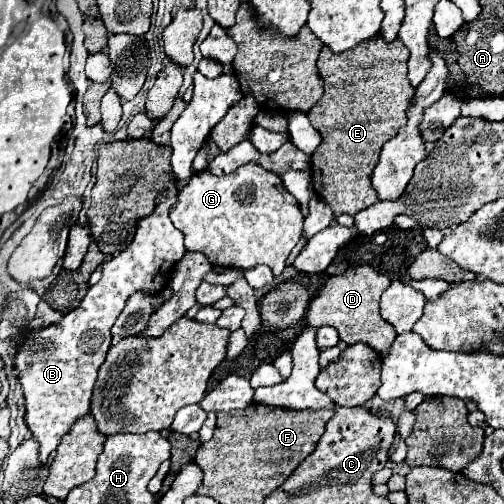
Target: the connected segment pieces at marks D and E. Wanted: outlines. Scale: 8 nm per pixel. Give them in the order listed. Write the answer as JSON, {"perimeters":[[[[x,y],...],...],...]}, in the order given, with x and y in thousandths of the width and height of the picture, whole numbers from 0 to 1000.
{"perimeters":[[[[706,528],[675,548],[655,548],[639,567],[639,575],[615,595],[603,639],[623,651],[659,647],[671,655],[671,671],[679,679],[687,683],[722,679],[738,694],[758,698],[786,671],[786,655],[778,655],[778,647],[770,647],[770,639],[762,639],[750,619],[754,587],[770,567],[774,567],[774,552],[750,544],[738,528]]],[[[754,67],[683,107],[667,107],[651,91],[635,103],[631,139],[647,171],[643,190],[611,222],[619,250],[639,270],[639,286],[619,306],[619,357],[627,385],[651,401],[667,433],[679,425],[702,429],[750,401],[734,349],[758,286],[802,250],[806,214],[821,187],[806,155],[810,115],[813,103],[794,75],[766,83]]]]}

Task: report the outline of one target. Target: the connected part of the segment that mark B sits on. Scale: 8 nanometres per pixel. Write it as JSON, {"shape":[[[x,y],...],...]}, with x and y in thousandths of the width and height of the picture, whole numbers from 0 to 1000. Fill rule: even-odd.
{"shape":[[[325,393],[302,425],[270,444],[258,488],[226,504],[226,512],[202,528],[202,556],[175,571],[155,615],[135,619],[115,643],[67,659],[67,667],[56,667],[36,690],[32,734],[52,786],[52,837],[79,877],[83,917],[111,893],[123,865],[143,849],[143,837],[175,821],[190,742],[218,687],[218,651],[246,615],[250,595],[266,579],[317,579],[333,563],[349,520],[361,512],[365,468],[337,437],[337,417],[349,401],[353,393]]]}

